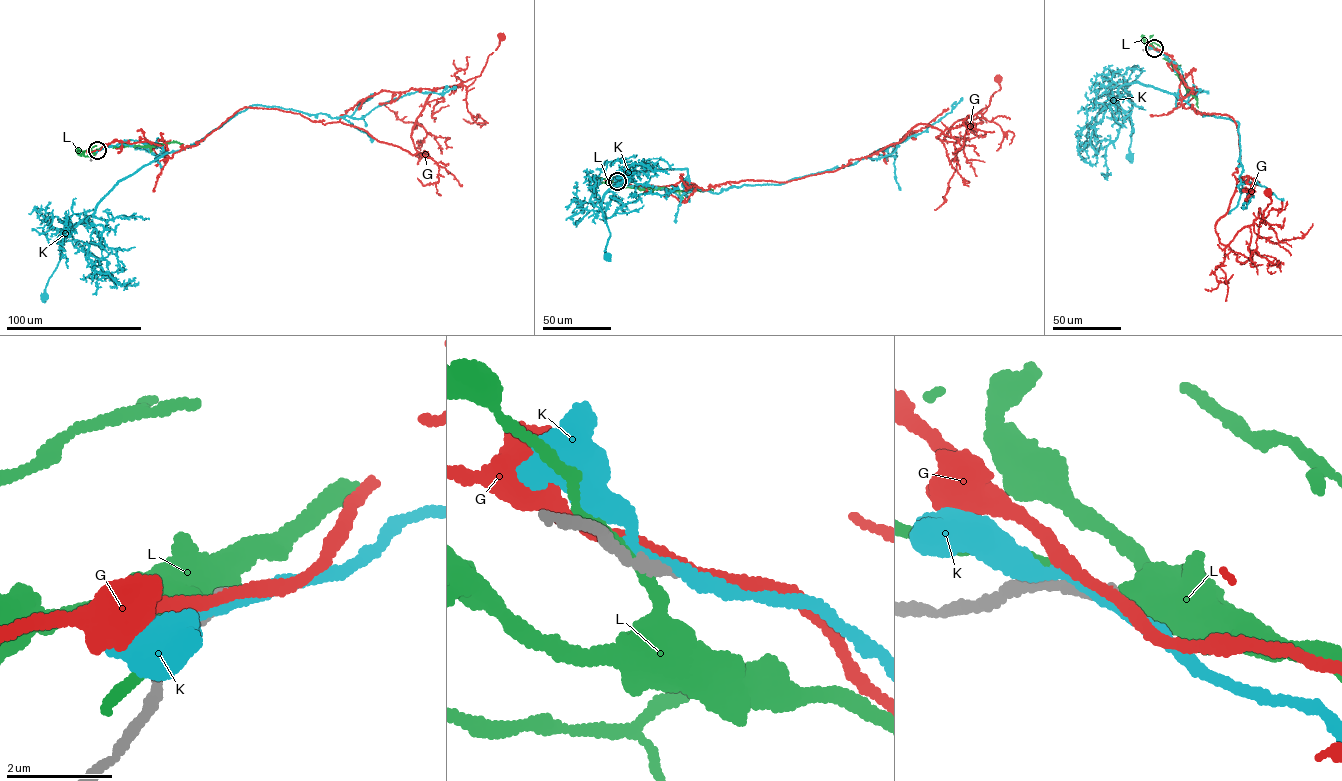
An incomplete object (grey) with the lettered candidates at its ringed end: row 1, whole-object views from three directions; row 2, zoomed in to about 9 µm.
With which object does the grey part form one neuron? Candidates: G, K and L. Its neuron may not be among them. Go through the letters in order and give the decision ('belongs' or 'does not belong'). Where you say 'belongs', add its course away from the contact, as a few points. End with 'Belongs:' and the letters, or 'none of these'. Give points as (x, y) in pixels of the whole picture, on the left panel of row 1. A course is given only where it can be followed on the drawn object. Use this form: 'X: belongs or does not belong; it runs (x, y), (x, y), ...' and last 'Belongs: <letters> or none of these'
G: does not belong
K: does not belong
L: does not belong
Belongs: none of these

